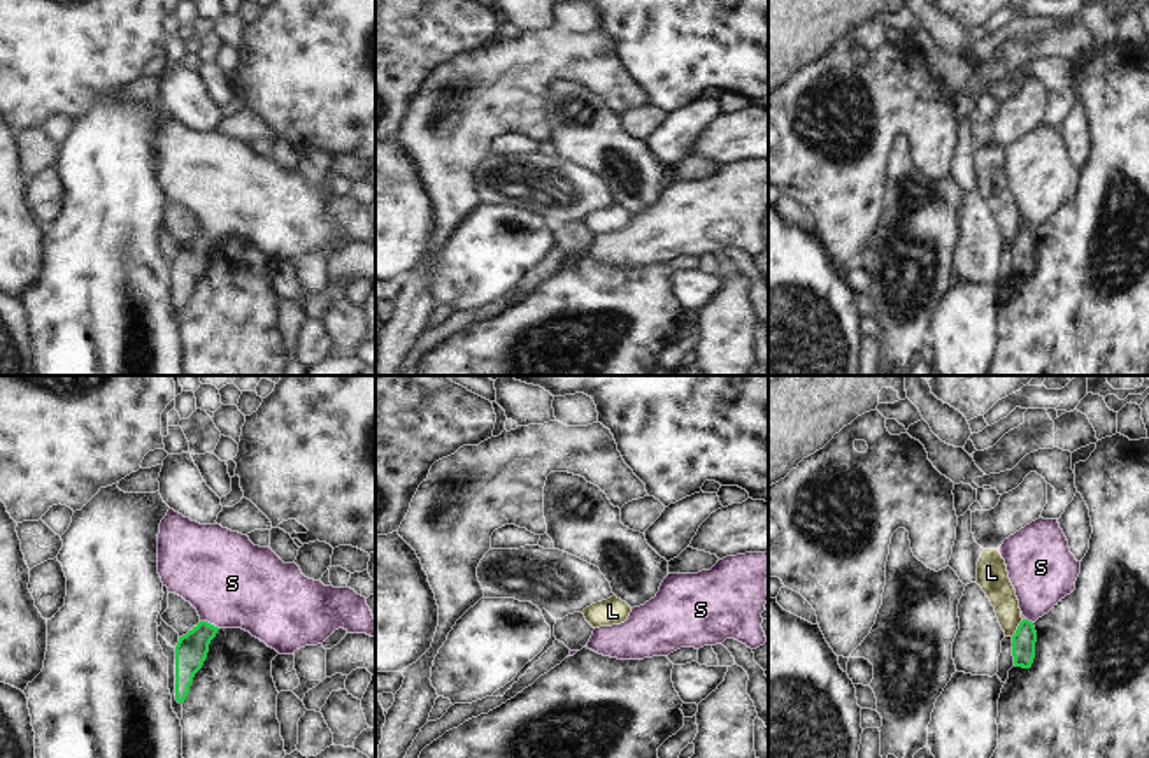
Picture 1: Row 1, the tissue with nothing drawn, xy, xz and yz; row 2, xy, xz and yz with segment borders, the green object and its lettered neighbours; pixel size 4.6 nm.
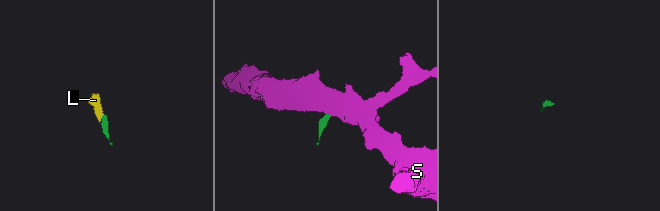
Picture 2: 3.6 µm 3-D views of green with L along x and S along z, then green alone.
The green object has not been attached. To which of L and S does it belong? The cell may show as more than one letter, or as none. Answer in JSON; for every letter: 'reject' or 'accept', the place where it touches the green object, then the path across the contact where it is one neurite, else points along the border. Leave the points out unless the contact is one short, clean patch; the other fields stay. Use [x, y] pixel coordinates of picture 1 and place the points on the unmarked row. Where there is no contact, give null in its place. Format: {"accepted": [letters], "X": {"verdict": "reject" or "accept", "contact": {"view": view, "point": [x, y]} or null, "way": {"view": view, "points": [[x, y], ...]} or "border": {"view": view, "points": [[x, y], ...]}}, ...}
{"accepted": ["S"], "L": {"verdict": "reject", "contact": {"view": "yz", "point": [1018, 235]}, "border": {"view": "yz", "points": [[1023, 227], [1011, 243]]}}, "S": {"verdict": "accept", "contact": {"view": "xy", "point": [209, 230]}, "way": {"view": "xy", "points": [[192, 257], [209, 230], [232, 190]]}}}

